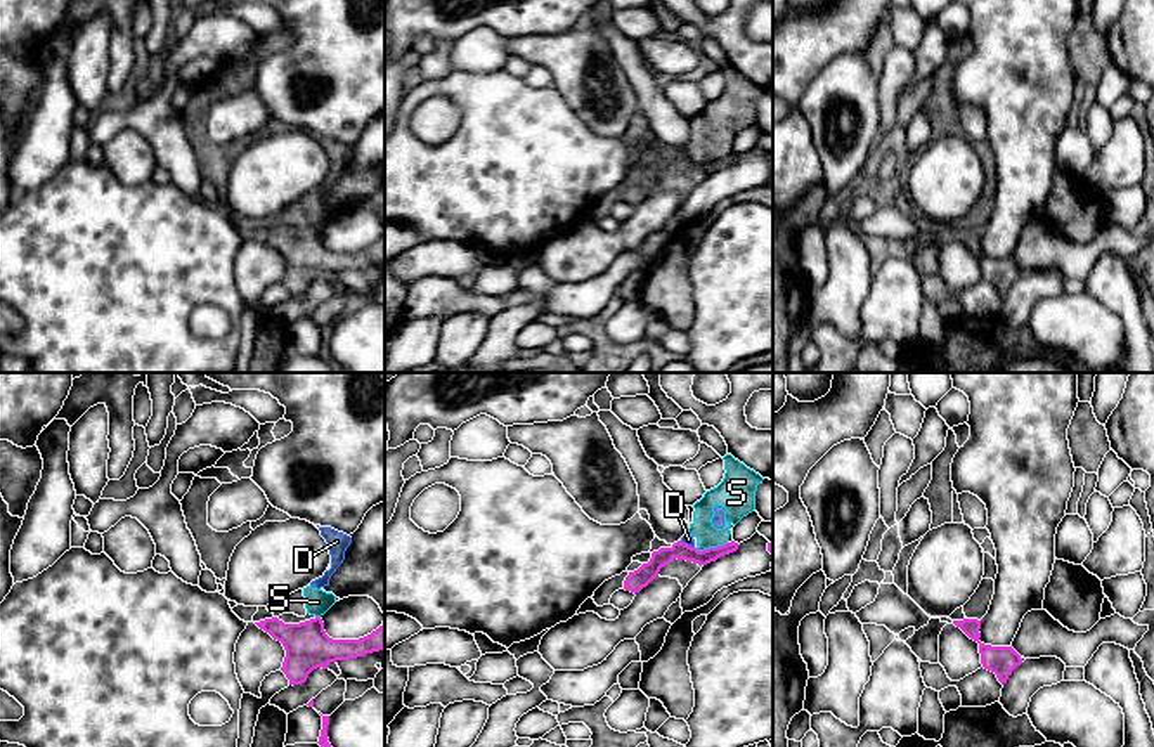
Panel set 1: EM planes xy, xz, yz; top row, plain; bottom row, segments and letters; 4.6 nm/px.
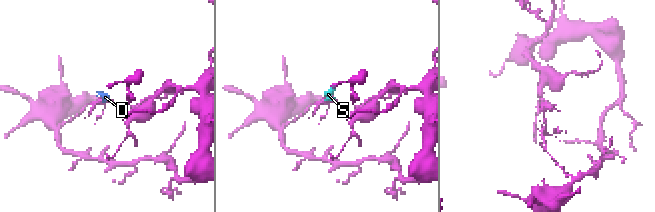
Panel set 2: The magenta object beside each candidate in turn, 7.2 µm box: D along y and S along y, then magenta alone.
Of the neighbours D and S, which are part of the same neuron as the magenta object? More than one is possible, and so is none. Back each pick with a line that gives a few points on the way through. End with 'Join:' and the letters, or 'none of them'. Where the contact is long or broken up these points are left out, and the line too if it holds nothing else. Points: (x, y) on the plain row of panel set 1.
Join: none of them

